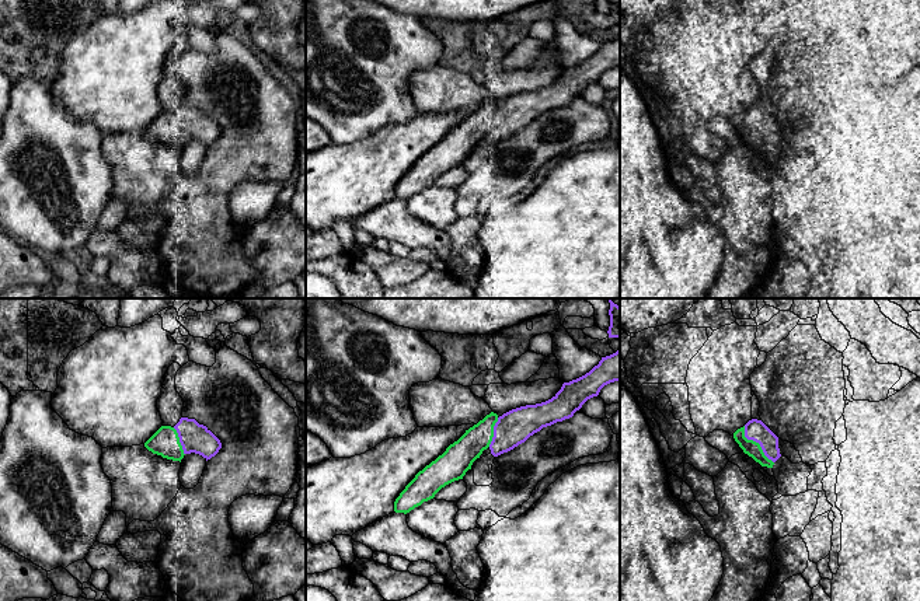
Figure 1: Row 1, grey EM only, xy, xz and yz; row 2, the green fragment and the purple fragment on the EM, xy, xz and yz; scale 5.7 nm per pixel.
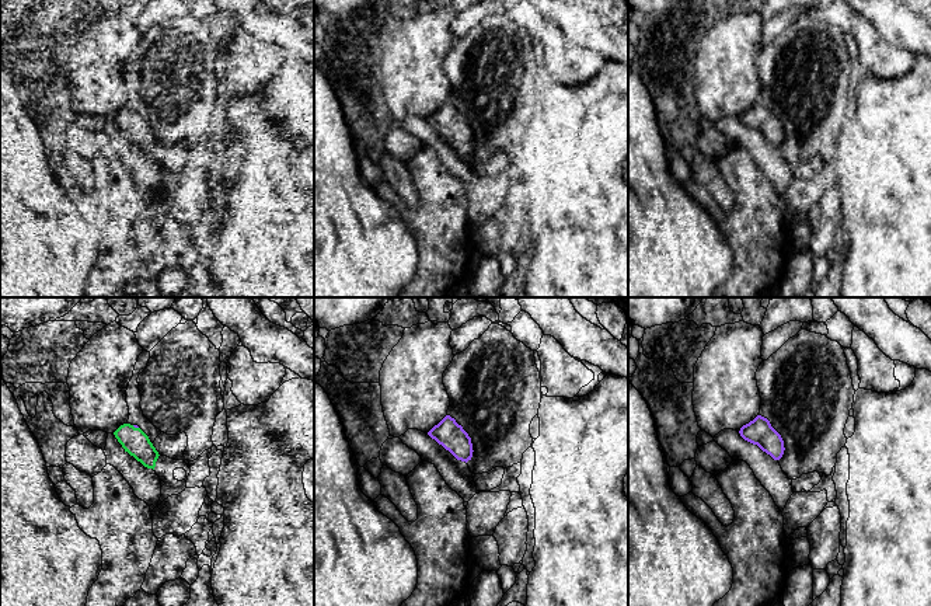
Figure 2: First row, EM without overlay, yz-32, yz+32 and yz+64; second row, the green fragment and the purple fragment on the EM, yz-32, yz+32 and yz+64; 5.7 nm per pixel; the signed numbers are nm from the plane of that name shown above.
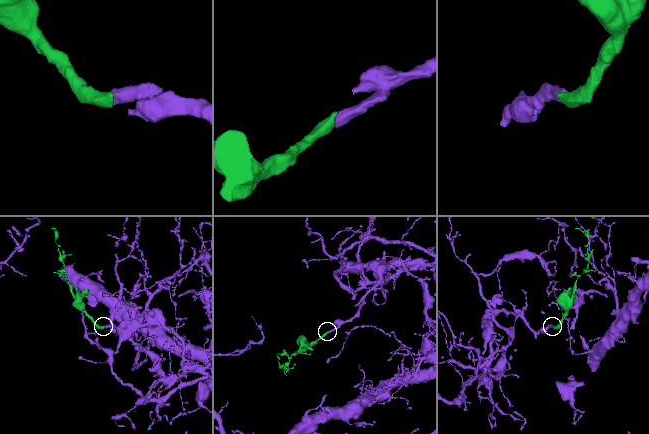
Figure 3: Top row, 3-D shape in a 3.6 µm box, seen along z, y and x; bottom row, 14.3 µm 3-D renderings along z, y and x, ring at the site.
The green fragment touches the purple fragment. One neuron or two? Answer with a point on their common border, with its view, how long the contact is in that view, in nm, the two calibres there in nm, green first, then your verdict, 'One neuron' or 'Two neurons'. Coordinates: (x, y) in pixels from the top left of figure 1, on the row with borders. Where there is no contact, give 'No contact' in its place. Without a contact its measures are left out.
Touches green at yz (755, 441). Shared border 280 nm. Thickness 90 nm (green) against 120 nm. One neuron

